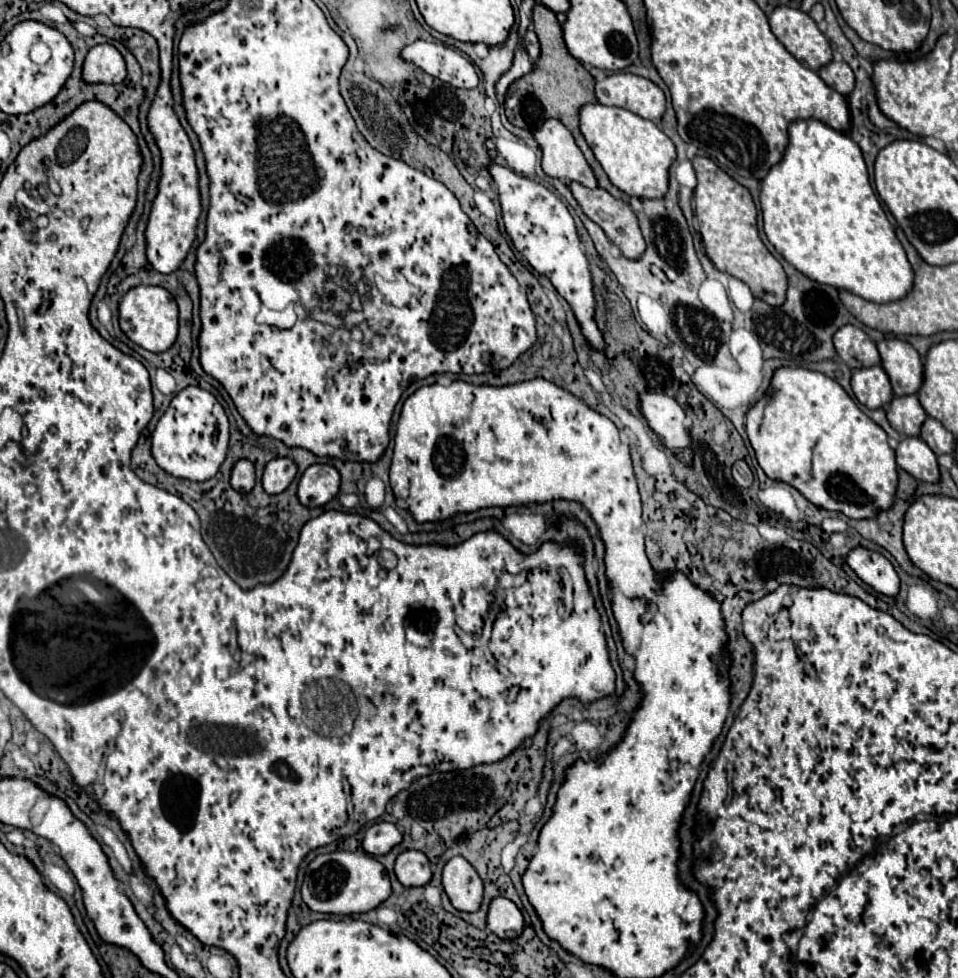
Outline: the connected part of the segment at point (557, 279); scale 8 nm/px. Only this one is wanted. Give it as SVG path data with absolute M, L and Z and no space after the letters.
M489 165L489 175L493 177L499 193L501 203L501 215L507 229L507 235L511 237L511 243L517 251L521 251L527 259L527 263L541 275L545 275L557 293L571 305L575 319L581 325L581 333L587 339L589 347L595 351L605 353L605 341L603 333L597 327L595 321L595 295L593 295L593 281L587 257L581 251L581 241L573 223L573 217L569 209L541 183L519 175L507 167L501 165Z

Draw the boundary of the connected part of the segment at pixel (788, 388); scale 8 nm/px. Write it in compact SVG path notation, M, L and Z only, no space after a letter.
M777 367L773 371L773 377L771 377L771 383L769 383L769 389L765 393L765 397L761 401L757 401L745 415L745 431L747 431L747 437L749 437L749 443L755 451L755 457L759 461L759 467L765 471L765 475L769 479L777 479L777 481L783 481L791 487L795 487L807 501L811 501L813 505L821 507L821 509L831 509L831 511L841 511L845 513L847 517L851 519L869 519L869 517L875 517L877 511L881 509L889 509L891 503L893 503L893 497L895 497L895 489L897 489L897 463L895 463L895 451L889 447L887 443L887 433L877 425L873 423L857 405L855 401L843 391L843 387L819 373L819 371L811 371L811 369L805 369L805 367Z

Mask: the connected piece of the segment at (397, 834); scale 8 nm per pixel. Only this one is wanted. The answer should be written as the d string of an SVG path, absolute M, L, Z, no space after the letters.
M373 823L367 831L365 837L361 841L361 847L369 853L369 855L385 855L391 851L391 847L395 847L397 843L401 843L401 831L393 825L393 823Z

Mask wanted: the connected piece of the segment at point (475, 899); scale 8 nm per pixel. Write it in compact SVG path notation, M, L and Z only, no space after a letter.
M463 857L449 859L443 867L441 881L455 909L467 911L467 913L473 913L479 909L483 899L483 883L467 859Z

